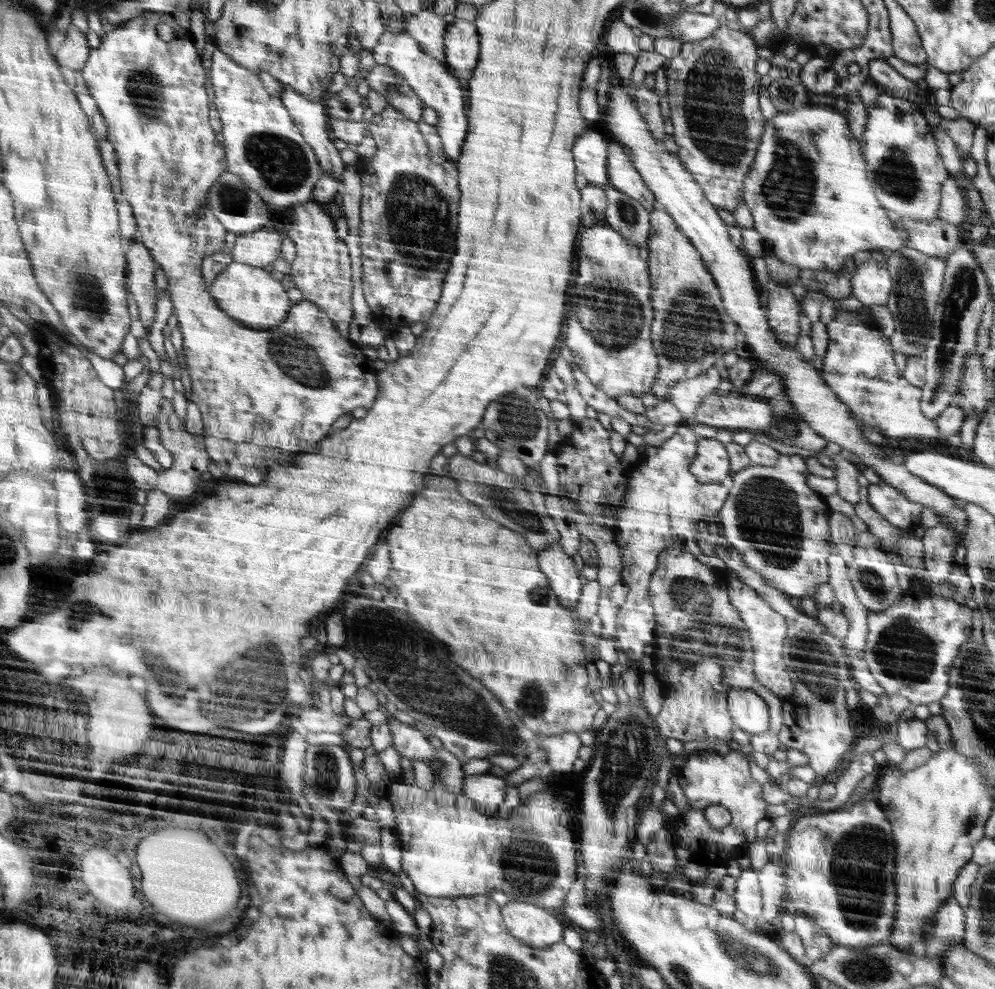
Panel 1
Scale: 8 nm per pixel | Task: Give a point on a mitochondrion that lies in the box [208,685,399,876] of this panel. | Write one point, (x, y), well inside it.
(326, 770)

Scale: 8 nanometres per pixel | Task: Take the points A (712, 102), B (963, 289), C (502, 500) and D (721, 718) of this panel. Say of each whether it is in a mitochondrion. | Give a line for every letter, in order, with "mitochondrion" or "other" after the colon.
A: mitochondrion
B: mitochondrion
C: mitochondrion
D: other

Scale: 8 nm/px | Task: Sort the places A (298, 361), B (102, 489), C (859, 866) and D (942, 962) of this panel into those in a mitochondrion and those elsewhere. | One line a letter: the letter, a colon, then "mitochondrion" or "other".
A: mitochondrion
B: other
C: mitochondrion
D: other

